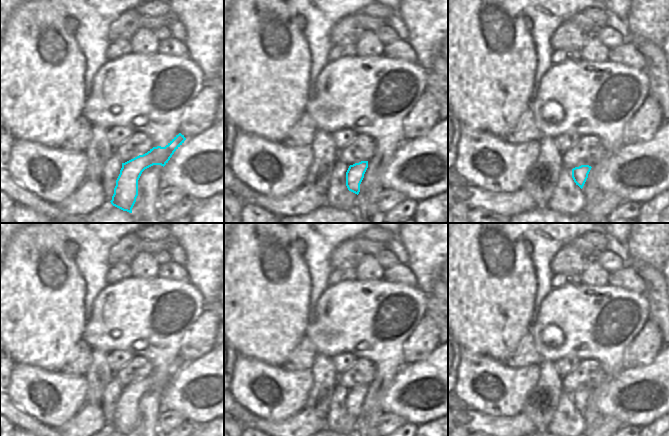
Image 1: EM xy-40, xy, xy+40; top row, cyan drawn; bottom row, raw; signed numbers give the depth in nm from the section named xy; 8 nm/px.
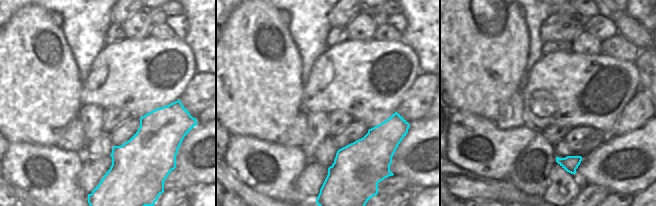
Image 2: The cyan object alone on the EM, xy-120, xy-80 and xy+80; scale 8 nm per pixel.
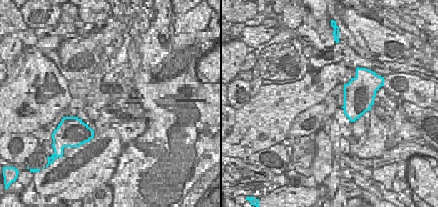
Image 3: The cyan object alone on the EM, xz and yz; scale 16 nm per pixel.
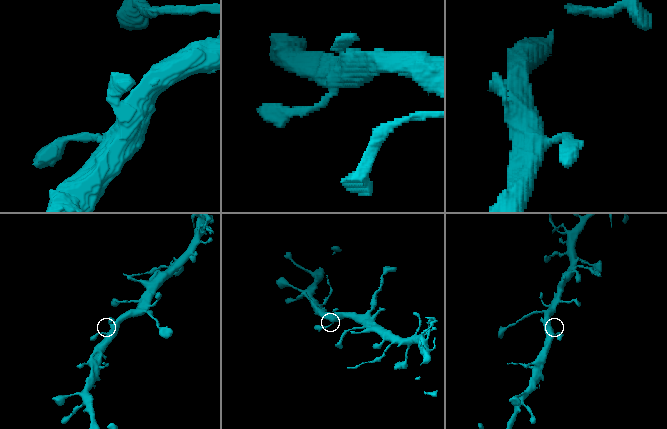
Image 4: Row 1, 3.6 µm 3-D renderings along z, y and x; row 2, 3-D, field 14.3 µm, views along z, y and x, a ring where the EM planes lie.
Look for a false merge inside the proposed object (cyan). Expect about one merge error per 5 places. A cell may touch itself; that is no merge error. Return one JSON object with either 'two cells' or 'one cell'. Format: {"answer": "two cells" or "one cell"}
{"answer": "one cell"}

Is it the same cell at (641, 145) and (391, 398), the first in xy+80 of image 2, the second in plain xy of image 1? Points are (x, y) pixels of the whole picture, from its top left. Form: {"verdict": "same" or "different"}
{"verdict": "same"}

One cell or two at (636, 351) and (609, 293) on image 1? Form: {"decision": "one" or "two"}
{"decision": "two"}

